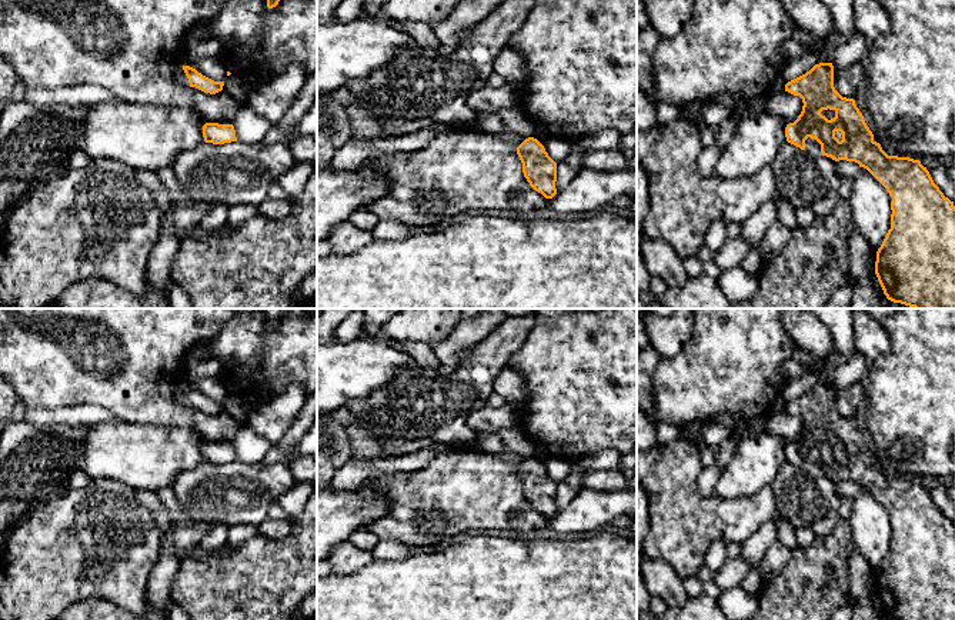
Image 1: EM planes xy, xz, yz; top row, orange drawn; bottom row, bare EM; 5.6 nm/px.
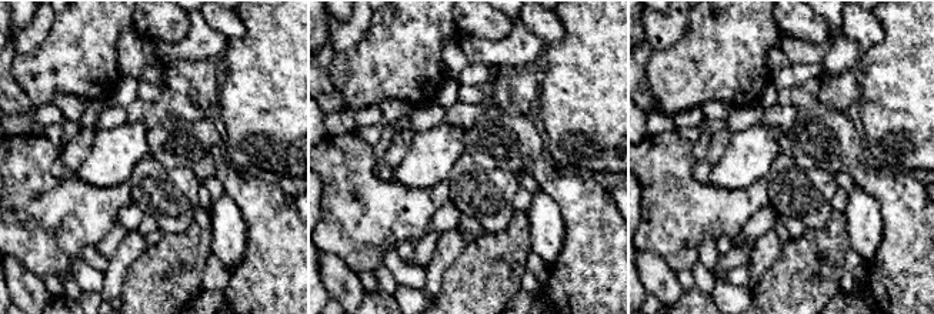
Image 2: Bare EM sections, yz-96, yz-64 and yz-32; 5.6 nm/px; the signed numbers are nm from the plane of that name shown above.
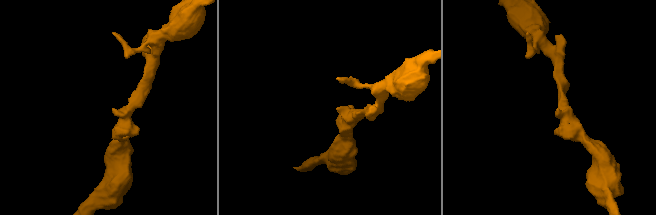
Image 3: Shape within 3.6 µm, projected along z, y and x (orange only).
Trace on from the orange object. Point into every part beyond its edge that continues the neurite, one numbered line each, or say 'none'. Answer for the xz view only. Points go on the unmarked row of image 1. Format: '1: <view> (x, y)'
none

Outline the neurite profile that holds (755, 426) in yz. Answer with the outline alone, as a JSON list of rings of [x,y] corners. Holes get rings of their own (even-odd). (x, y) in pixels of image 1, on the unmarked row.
[[[768,416],[741,423],[738,426],[738,433],[739,433],[738,440],[765,431],[767,423],[768,423]]]

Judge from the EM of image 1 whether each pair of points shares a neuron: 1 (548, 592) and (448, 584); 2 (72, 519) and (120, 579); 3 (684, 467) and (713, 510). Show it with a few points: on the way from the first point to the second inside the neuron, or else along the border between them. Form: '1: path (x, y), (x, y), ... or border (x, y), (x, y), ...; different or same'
1: path (524, 592), (473, 592); same
2: path (86, 533), (113, 564); same
3: path (684, 479), (684, 487), (701, 504); same

